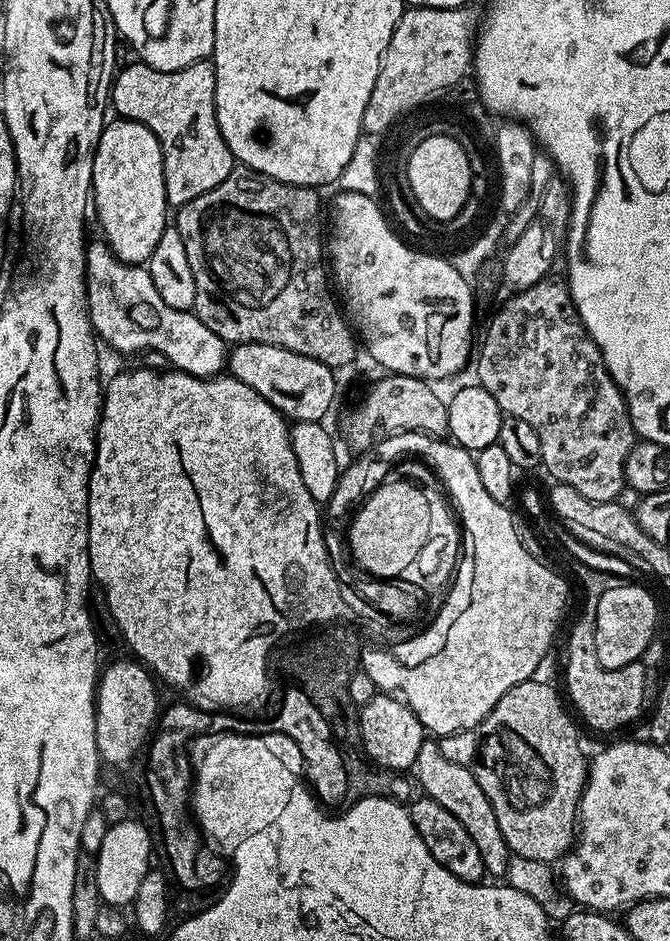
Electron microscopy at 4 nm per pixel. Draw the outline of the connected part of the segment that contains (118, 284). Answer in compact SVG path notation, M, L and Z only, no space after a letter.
M89 239L84 249L86 279L88 281L88 316L92 320L92 330L105 345L114 350L130 354L143 354L147 351L157 352L169 359L173 369L191 376L210 377L223 373L226 368L226 342L196 317L195 311L183 312L174 310L174 306L166 306L154 290L154 282L150 278L147 267L139 264L124 264L111 250L103 239Z

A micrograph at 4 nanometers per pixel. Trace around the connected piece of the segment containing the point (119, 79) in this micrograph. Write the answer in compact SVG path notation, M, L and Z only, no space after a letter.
M199 60L197 64L173 72L163 72L143 62L135 63L126 65L117 76L115 73L110 84L110 104L114 112L116 108L117 117L145 124L154 138L158 138L164 159L168 203L179 206L198 198L198 194L206 194L206 190L214 190L214 186L225 180L234 167L234 157L222 138L216 117L216 69L208 60Z

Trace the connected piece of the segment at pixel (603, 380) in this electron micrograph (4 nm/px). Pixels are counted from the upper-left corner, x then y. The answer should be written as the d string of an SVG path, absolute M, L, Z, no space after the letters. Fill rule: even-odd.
M542 279L526 290L509 295L509 300L497 310L496 317L488 324L488 333L484 336L484 345L481 348L479 345L478 355L474 360L474 368L476 364L476 376L480 379L477 381L479 387L486 389L490 394L490 398L494 398L494 402L498 402L500 411L505 416L523 418L538 433L538 442L542 442L542 458L540 462L543 471L546 470L553 476L551 478L553 481L565 484L566 486L574 486L574 490L578 490L578 494L582 494L585 498L590 498L594 502L619 501L621 499L620 491L625 491L626 488L624 467L628 464L628 455L632 453L632 449L637 447L638 444L638 437L636 431L632 428L632 419L628 413L628 403L624 401L624 393L621 392L620 388L614 382L612 375L606 370L604 359L598 350L598 346L592 341L590 334L585 330L583 324L581 324L576 307L572 305L572 295L568 292L567 283L563 279L552 279Z

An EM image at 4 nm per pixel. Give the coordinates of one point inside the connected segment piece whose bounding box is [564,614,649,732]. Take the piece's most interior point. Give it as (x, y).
(606, 698)

